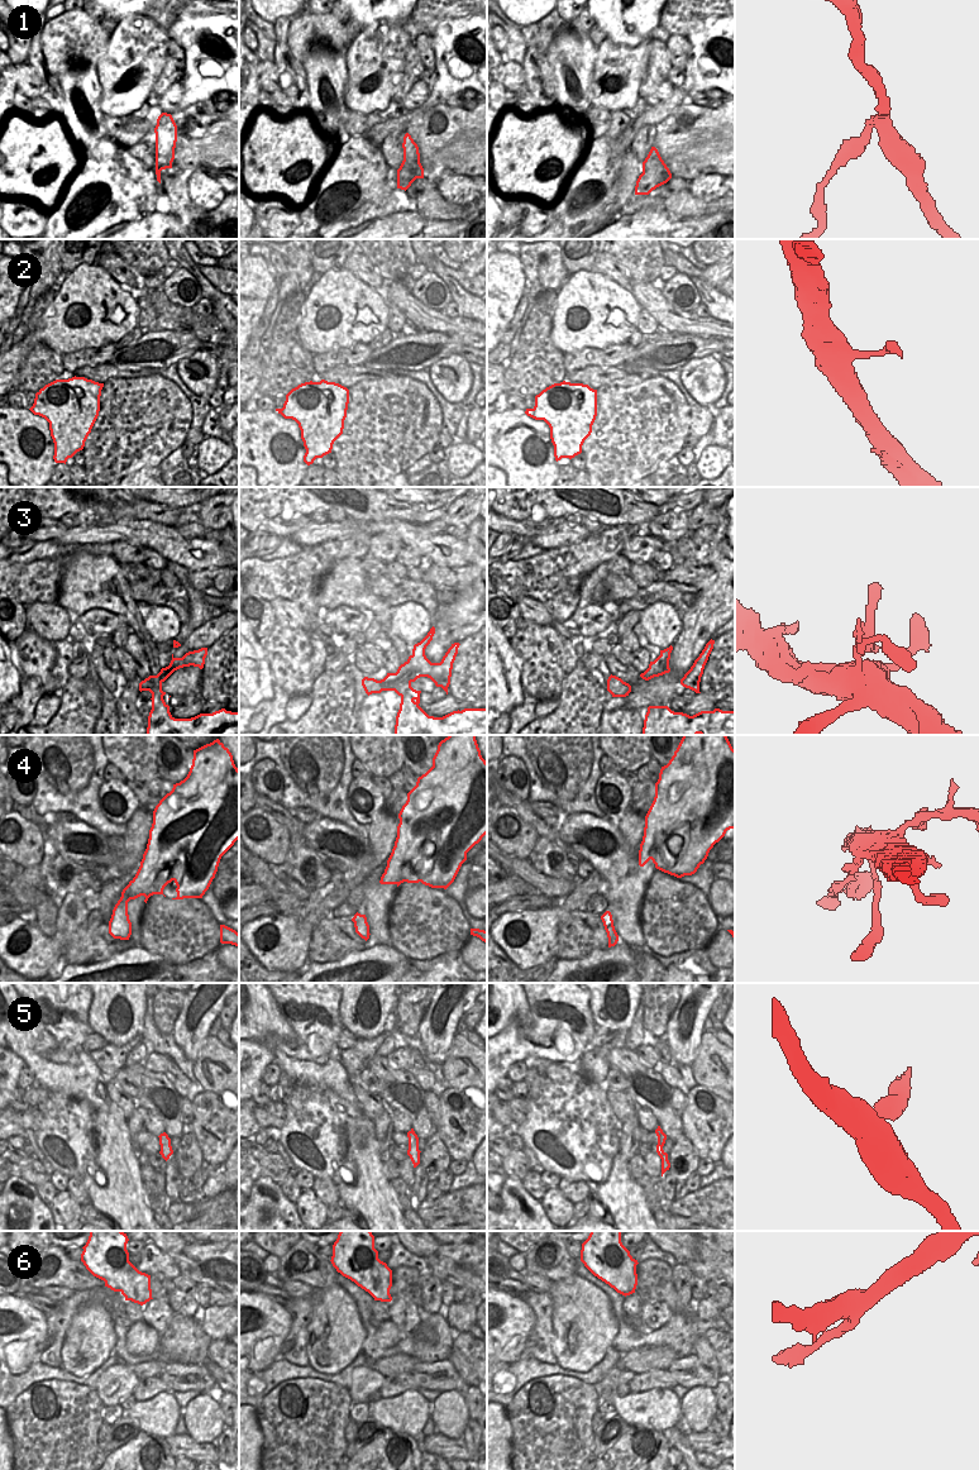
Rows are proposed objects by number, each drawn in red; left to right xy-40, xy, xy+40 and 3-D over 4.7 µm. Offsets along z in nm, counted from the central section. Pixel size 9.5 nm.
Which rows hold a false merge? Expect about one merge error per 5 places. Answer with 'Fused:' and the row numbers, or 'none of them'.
Fused: none of them

